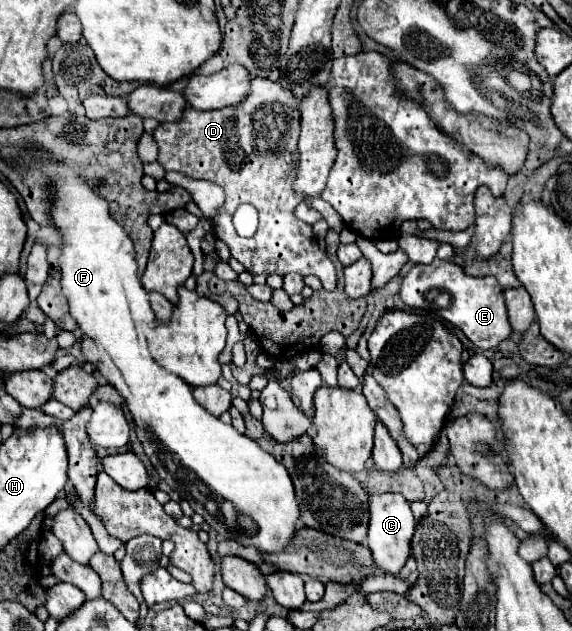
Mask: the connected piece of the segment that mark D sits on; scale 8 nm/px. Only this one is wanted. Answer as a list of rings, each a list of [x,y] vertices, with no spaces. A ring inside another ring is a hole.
[[[252,79],[250,95],[242,103],[234,107],[224,107],[216,111],[196,111],[194,107],[184,111],[182,121],[178,123],[160,123],[154,131],[154,139],[158,143],[158,163],[170,171],[186,173],[192,179],[206,179],[224,189],[226,201],[222,209],[212,219],[212,233],[216,239],[224,241],[232,253],[234,259],[238,259],[252,275],[288,275],[288,273],[300,273],[300,275],[316,275],[324,289],[334,291],[336,289],[336,269],[330,257],[320,251],[316,243],[316,235],[312,233],[312,225],[298,221],[294,217],[294,209],[300,201],[304,201],[294,189],[292,183],[296,179],[298,171],[298,137],[300,137],[300,111],[296,97],[284,89],[280,83],[274,83],[270,79]],[[240,203],[252,203],[260,213],[260,225],[254,237],[240,237],[232,225],[232,215]]]

